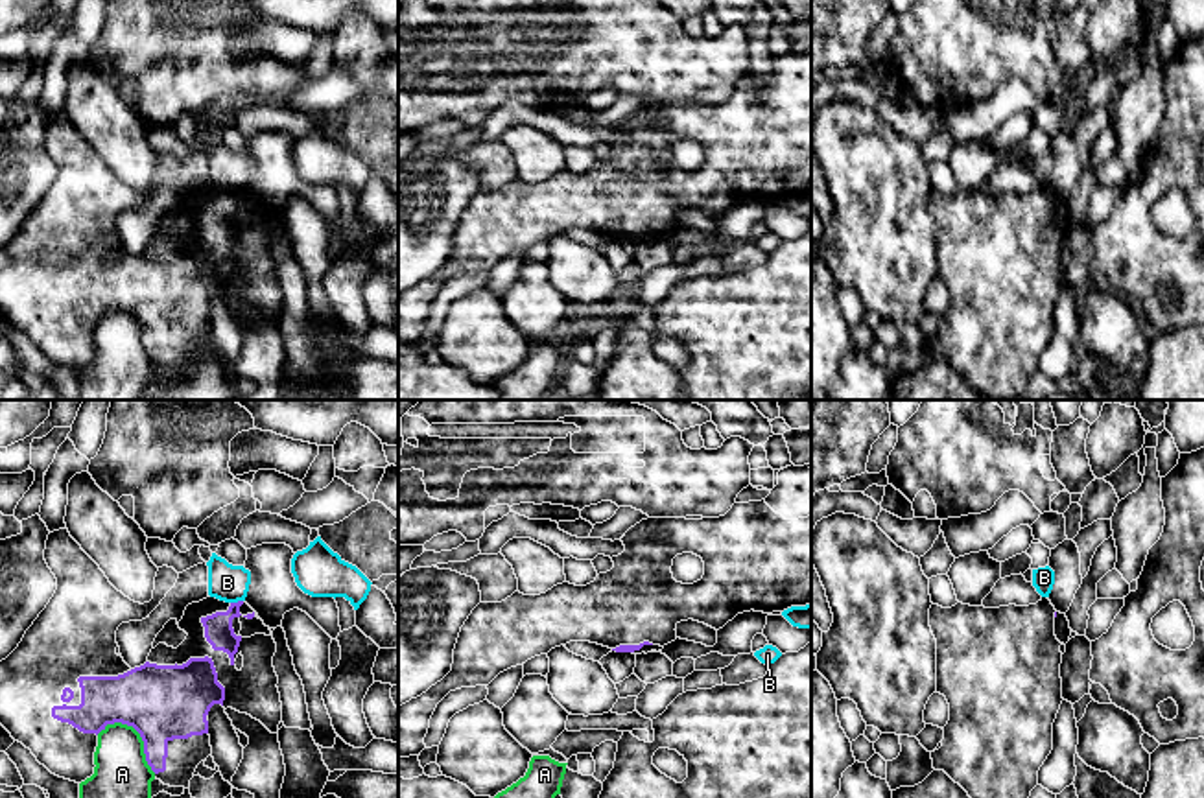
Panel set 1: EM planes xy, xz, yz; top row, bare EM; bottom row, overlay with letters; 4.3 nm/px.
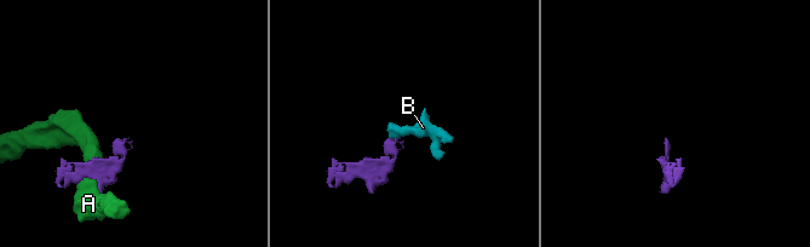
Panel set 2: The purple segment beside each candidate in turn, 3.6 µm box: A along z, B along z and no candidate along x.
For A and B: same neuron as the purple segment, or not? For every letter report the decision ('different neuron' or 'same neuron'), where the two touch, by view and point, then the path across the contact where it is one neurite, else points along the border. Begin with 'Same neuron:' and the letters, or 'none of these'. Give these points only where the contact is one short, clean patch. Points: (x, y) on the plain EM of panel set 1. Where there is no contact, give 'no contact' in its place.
Same neuron: none of these
A: different neuron; meets purple in xy at (137, 317); border along xy (96, 321), (107, 312), (129, 312), (155, 360)
B: different neuron; meets purple in xy at (238, 188); border along xy (242, 187), (231, 190)

